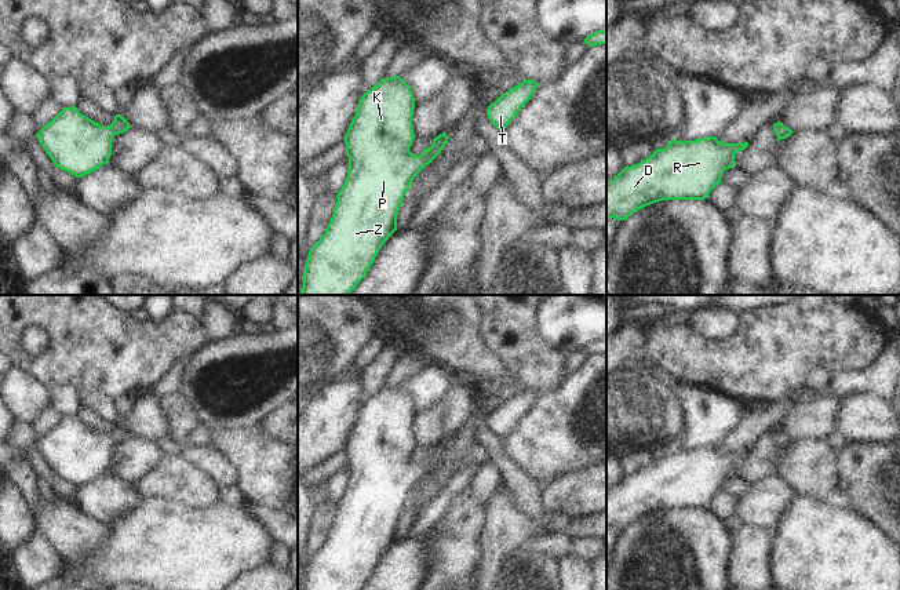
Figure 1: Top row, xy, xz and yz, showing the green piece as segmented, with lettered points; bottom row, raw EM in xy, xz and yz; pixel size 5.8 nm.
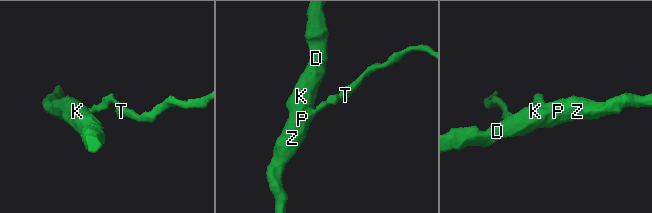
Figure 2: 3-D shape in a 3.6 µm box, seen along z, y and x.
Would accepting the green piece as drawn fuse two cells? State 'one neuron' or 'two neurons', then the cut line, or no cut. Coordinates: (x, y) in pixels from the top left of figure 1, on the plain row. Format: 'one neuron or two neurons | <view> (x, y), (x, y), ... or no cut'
one neuron | no cut

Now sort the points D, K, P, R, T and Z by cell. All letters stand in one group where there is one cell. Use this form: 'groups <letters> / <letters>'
groups D K P R T Z

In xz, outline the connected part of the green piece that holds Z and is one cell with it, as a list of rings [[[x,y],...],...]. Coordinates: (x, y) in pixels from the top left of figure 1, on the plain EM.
[[[400,385],[380,387],[358,409],[345,444],[347,487],[336,503],[338,510],[325,542],[309,560],[303,590],[361,590],[382,554],[397,539],[397,524],[409,494],[448,451],[442,441],[419,465],[412,463],[413,418],[411,396]]]

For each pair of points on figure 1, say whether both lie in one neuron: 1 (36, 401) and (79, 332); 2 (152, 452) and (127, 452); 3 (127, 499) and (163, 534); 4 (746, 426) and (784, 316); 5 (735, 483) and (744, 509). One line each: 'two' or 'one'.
1: two
2: one
3: two
4: two
5: two

